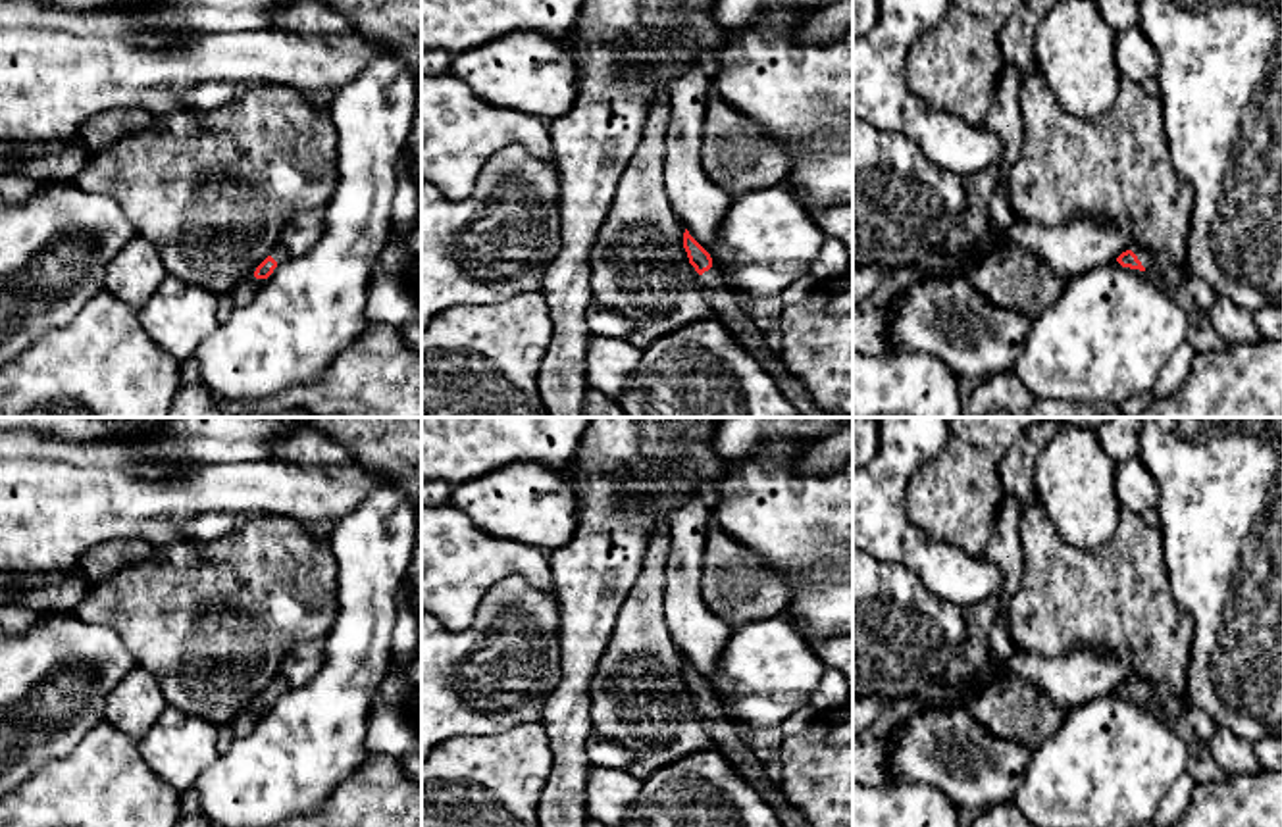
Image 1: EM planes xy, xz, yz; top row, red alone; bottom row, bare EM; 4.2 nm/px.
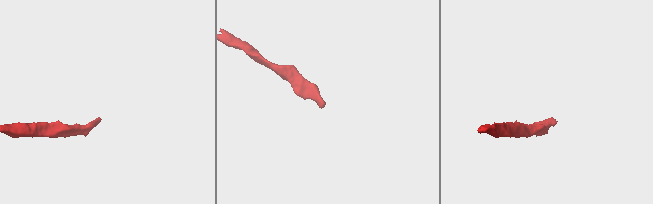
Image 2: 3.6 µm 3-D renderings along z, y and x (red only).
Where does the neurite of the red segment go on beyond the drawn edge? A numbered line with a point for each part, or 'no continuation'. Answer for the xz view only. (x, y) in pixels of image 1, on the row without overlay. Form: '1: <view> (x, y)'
1: xz (726, 739)

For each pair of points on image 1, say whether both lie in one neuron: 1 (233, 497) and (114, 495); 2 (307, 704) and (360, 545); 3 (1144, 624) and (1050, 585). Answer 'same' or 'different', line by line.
1: same
2: same
3: same

